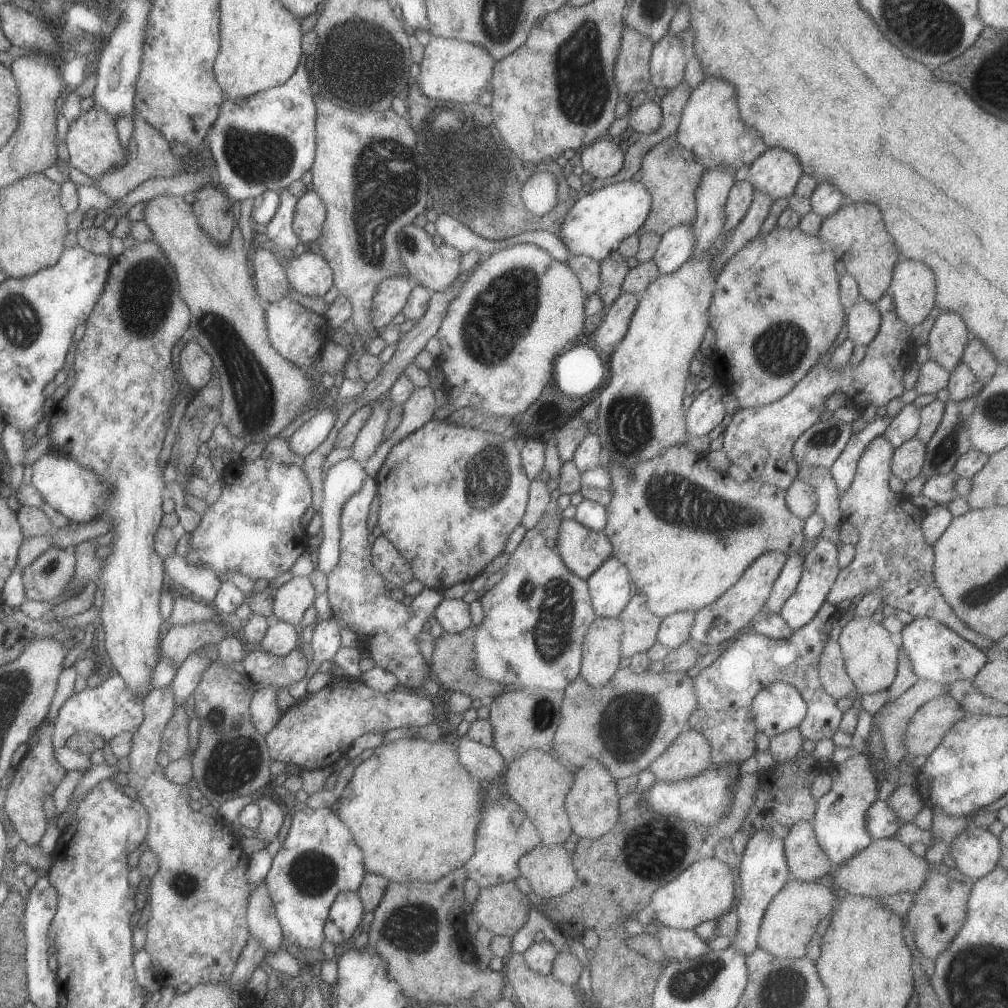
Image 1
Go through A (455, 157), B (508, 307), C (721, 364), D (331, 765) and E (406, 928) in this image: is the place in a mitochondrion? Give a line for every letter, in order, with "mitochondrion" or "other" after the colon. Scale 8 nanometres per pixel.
A: mitochondrion
B: mitochondrion
C: other
D: other
E: mitochondrion

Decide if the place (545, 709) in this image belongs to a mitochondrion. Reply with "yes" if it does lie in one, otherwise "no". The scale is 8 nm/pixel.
yes

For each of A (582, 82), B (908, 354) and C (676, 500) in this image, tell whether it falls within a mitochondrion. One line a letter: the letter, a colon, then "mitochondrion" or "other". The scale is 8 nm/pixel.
A: mitochondrion
B: other
C: mitochondrion

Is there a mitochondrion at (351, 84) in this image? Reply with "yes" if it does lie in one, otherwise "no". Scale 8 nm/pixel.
yes

